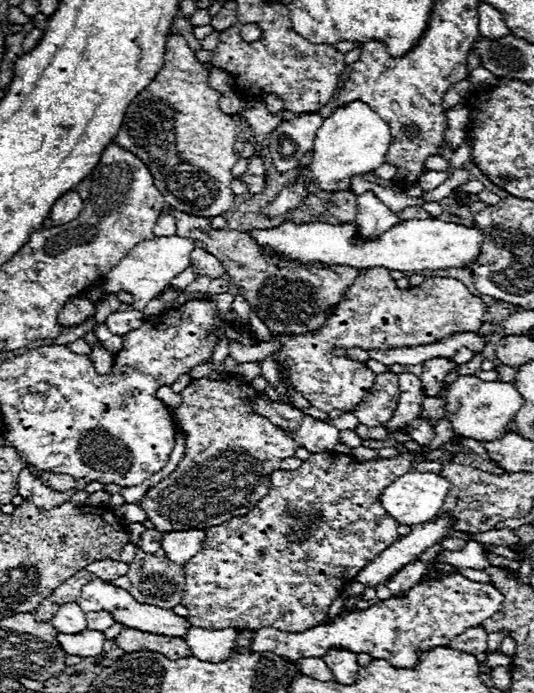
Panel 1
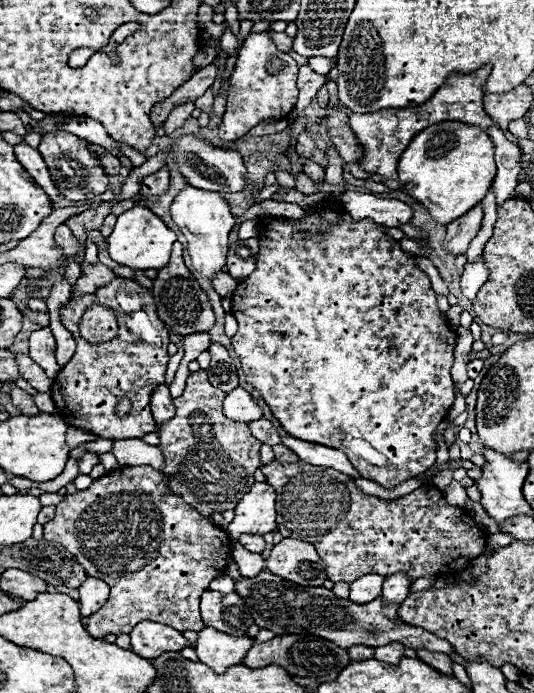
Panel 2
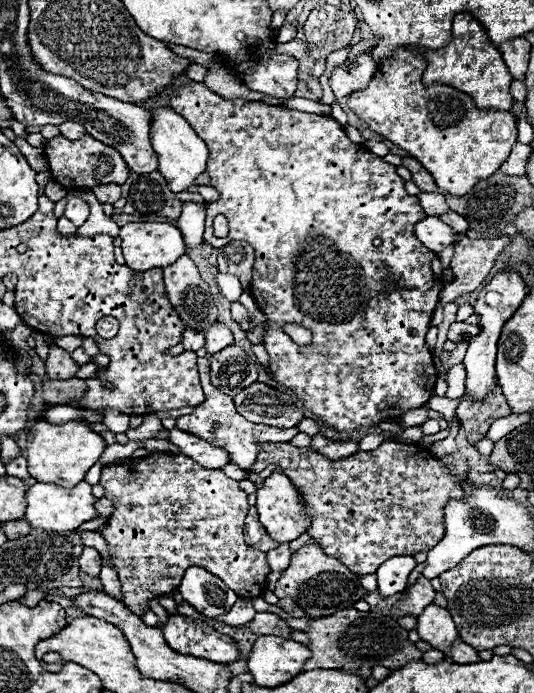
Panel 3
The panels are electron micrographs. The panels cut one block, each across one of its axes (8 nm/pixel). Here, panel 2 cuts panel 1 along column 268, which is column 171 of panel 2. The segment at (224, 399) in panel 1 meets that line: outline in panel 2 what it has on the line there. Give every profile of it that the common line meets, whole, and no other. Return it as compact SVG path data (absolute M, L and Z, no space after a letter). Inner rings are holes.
M206 370L192 372L186 380L184 394L178 396L176 416L168 424L158 426L160 450L164 454L164 474L178 474L178 482L172 482L172 492L184 496L184 500L200 510L204 516L212 516L216 510L232 510L250 492L254 484L254 472L260 464L260 440L256 440L248 424L232 422L222 414L224 392L208 382Z

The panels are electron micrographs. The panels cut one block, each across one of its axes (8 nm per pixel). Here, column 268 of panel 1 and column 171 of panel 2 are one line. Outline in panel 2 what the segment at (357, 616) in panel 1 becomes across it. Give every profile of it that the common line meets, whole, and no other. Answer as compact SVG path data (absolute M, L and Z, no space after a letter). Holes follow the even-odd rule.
M152 620L136 624L134 630L130 632L130 638L132 638L132 650L148 660L164 652L180 652L182 648L192 646L192 642L188 642L182 636L182 632Z

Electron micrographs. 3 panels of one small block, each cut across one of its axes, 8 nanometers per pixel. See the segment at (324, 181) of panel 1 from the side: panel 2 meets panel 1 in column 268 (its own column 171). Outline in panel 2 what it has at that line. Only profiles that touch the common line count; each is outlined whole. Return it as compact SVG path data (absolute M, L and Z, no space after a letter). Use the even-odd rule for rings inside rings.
M186 186L178 192L170 206L172 220L180 226L182 234L188 238L188 252L192 264L198 272L202 272L208 280L220 272L226 265L226 252L228 252L228 234L234 226L234 216L230 214L228 202L222 194L210 190L198 190L194 186Z

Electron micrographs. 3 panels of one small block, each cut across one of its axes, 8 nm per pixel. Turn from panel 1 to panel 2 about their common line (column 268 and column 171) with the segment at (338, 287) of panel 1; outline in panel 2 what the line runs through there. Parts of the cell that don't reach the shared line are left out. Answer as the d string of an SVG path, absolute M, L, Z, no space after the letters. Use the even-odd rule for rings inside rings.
M176 242L174 250L172 250L172 258L170 262L158 270L158 276L154 280L154 302L156 302L156 312L160 316L160 320L174 330L180 338L192 334L192 332L210 332L216 324L216 316L214 310L210 306L210 300L206 296L206 292L200 288L198 280L192 276L192 272L186 268L184 260L182 260L182 244Z

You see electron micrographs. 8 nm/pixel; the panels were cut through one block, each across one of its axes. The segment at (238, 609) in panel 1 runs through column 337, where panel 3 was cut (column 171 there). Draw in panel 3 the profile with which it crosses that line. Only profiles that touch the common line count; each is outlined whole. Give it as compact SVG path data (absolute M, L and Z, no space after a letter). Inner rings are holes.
M152 452L150 456L146 458L138 458L138 460L128 460L124 464L108 464L102 468L102 478L100 478L100 486L104 488L104 496L108 500L114 502L114 512L108 516L108 522L98 530L98 534L104 536L104 540L108 542L108 556L110 556L110 562L118 574L118 580L120 580L120 590L122 590L122 602L124 606L136 614L136 616L142 616L144 612L150 610L150 602L160 602L160 598L172 598L176 592L178 592L178 586L180 586L180 580L184 576L184 572L190 568L190 566L200 566L200 568L206 568L208 572L212 572L214 576L218 576L220 580L224 580L228 584L228 588L232 588L240 598L258 598L264 588L266 588L266 576L270 574L270 568L268 568L268 562L266 562L266 556L264 552L260 550L254 550L250 548L248 544L244 544L244 518L248 514L248 502L246 502L246 492L240 490L238 482L228 478L222 470L210 470L210 468L202 468L198 466L194 460L190 460L188 456L184 454L170 454L170 452Z

